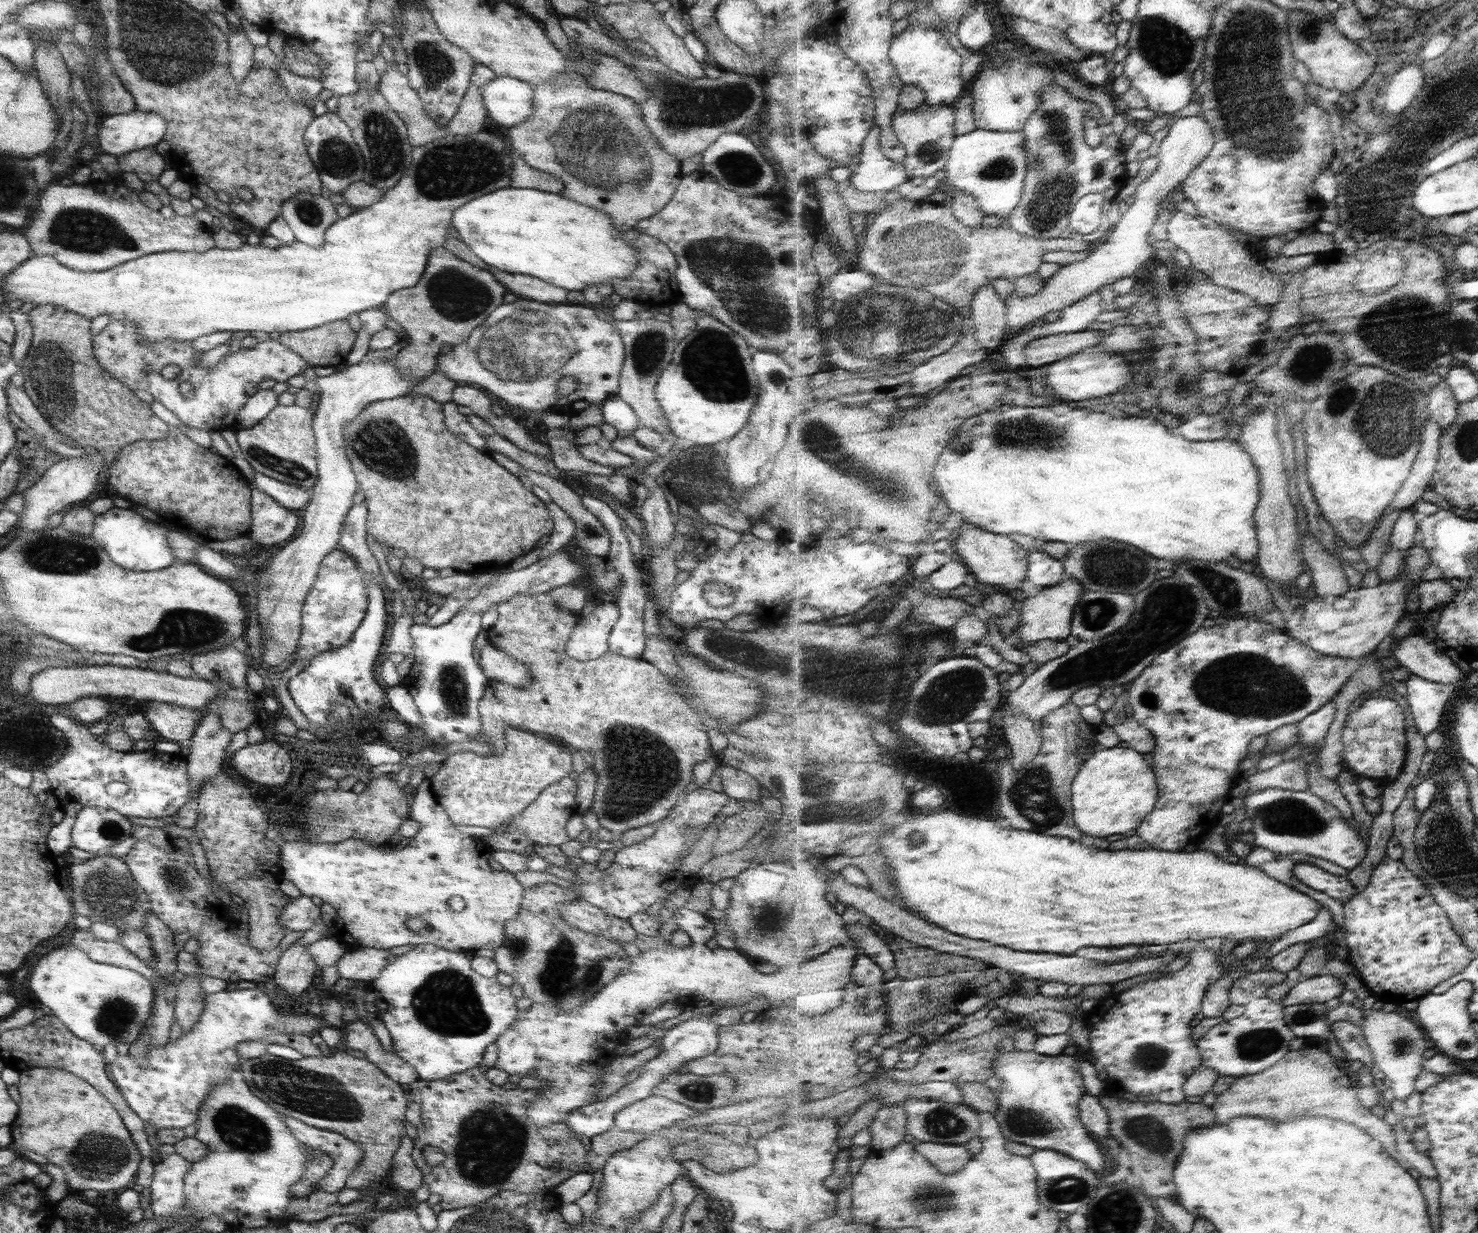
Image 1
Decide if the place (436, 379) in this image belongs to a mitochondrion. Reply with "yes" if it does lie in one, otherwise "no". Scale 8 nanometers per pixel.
no

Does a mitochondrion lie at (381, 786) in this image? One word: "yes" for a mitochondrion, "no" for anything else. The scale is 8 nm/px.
no

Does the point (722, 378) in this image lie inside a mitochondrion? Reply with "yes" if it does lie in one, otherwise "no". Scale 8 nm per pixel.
yes

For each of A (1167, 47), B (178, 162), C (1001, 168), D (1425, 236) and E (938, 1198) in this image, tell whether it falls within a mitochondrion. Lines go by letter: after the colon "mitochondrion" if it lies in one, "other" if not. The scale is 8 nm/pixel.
A: mitochondrion
B: other
C: mitochondrion
D: other
E: mitochondrion

